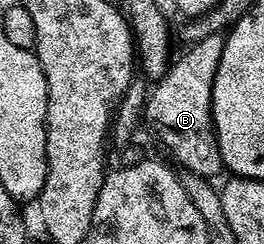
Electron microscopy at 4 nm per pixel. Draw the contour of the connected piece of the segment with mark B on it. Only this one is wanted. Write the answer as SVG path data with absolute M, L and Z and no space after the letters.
M215 34L191 43L185 49L188 51L180 59L177 57L163 77L149 89L143 108L147 124L156 126L157 136L174 154L175 165L181 171L209 180L215 179L215 174L222 170L216 129L212 127L212 89L218 60L222 60L224 39L224 34Z

